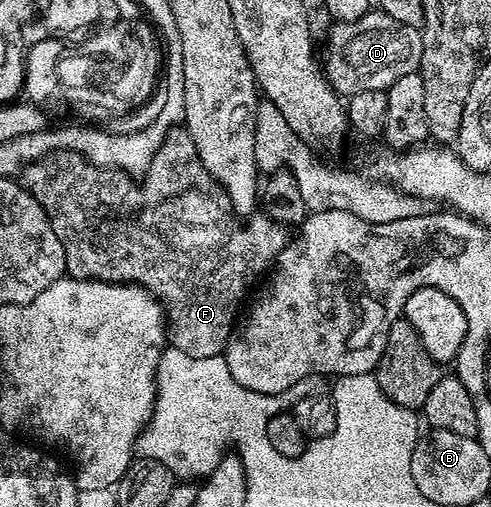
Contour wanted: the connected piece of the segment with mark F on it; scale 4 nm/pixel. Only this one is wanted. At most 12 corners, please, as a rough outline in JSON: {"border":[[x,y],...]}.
{"border":[[183,119],[142,170],[22,167],[67,274],[147,290],[220,356],[288,227],[242,226]]}

